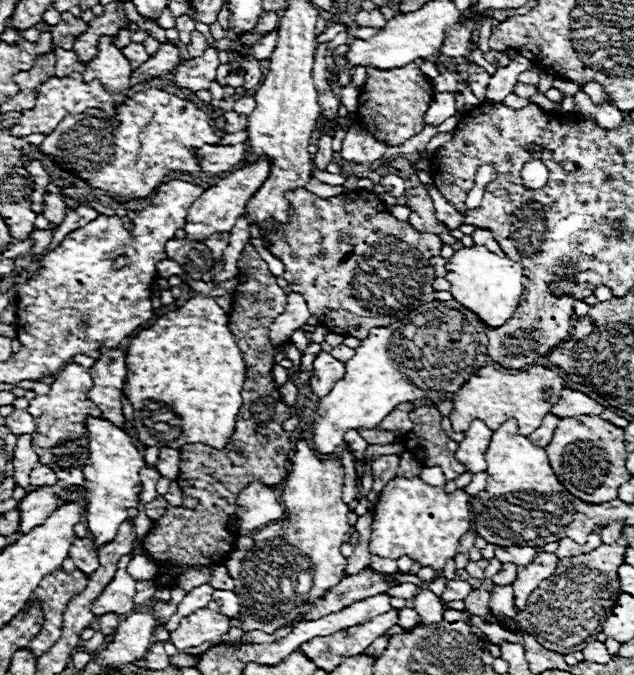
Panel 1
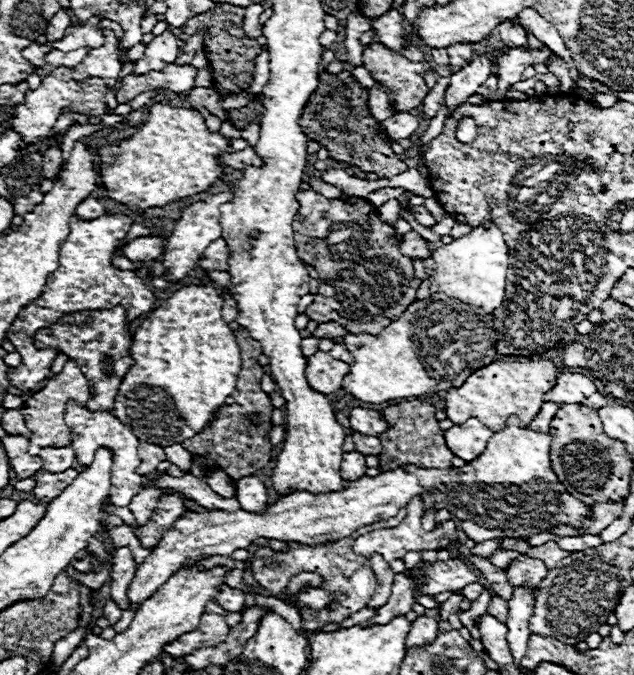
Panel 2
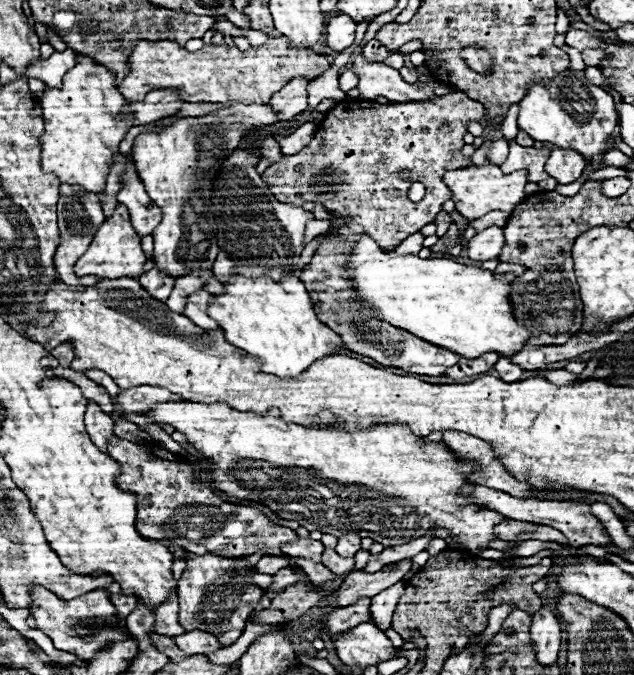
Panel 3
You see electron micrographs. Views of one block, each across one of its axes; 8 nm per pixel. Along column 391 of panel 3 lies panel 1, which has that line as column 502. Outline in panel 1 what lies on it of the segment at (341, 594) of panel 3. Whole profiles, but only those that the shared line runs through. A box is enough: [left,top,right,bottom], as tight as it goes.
[492,564,516,586]

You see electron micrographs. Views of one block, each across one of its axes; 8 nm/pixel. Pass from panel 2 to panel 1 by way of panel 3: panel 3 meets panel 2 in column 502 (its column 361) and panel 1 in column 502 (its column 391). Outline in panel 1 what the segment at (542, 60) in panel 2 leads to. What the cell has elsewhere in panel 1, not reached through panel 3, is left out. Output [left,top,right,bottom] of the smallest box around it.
[486,58,532,102]

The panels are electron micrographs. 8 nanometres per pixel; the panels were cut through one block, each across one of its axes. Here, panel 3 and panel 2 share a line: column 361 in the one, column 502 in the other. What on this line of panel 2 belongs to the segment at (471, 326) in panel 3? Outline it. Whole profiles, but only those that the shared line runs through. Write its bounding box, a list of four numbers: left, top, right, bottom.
[424,222,508,314]

